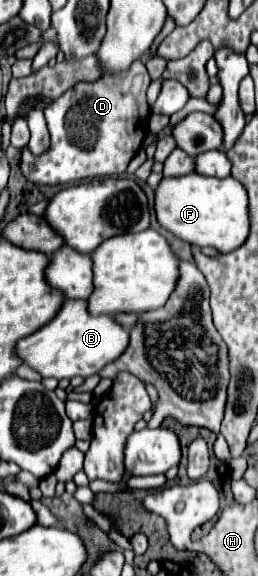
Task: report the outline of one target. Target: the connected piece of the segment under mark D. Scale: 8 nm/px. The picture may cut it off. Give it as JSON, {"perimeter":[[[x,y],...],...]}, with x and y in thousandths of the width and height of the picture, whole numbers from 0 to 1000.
{"perimeter":[[[539,106],[539,130],[415,130],[376,141],[298,141],[174,189],[174,210],[198,227],[198,259],[151,273],[89,262],[89,304],[151,321],[477,304],[500,280],[554,255],[578,227],[585,186],[562,165],[578,144],[585,134],[554,106]]]}

